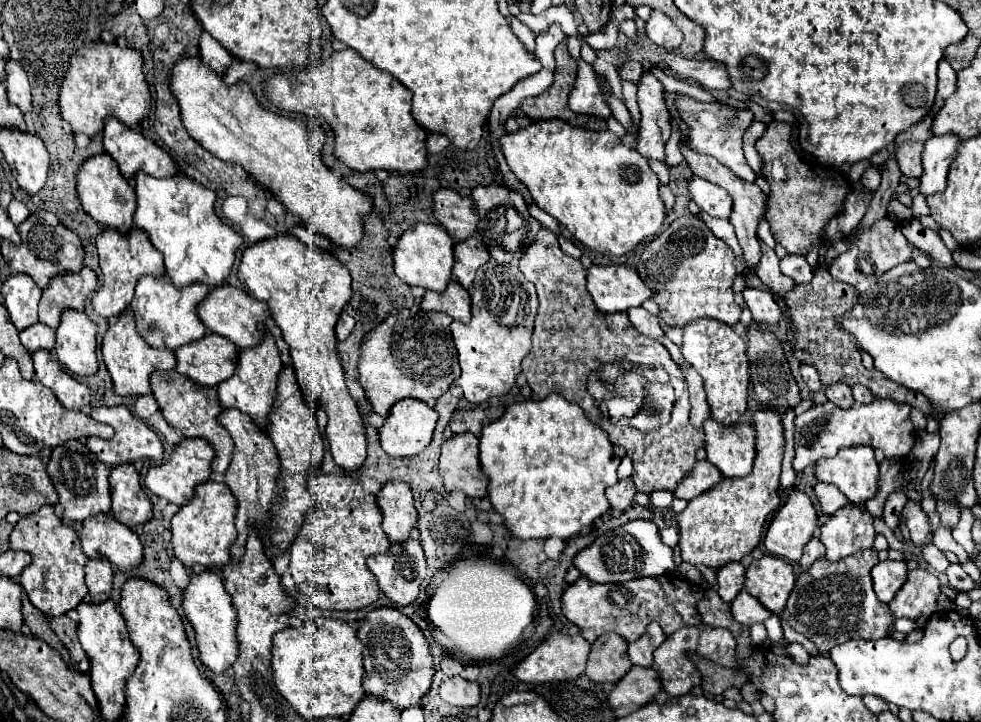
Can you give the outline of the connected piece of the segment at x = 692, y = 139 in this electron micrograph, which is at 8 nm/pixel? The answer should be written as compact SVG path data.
M687 95L677 97L677 109L679 109L681 119L689 127L687 129L687 145L691 149L695 149L699 153L705 153L705 155L713 155L719 163L729 167L737 177L741 177L745 181L755 181L757 179L757 175L747 165L747 161L743 157L743 149L741 149L741 137L753 121L753 113L749 109L735 111L735 109L725 107L721 103L701 103L701 101L691 99Z

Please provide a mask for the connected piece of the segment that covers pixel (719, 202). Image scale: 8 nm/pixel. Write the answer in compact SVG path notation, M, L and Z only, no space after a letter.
M691 177L687 181L689 187L689 197L711 217L721 217L729 219L731 215L731 197L727 195L725 189L719 185L705 181L701 177Z

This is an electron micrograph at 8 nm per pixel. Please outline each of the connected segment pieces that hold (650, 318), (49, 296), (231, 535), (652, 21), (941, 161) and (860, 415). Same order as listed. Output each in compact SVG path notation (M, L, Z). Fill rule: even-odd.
M635 307L635 309L627 311L627 313L629 313L629 319L631 319L633 327L639 333L643 333L643 335L647 335L651 339L659 339L663 335L663 329L659 325L659 317L647 313L643 307Z
M83 267L81 273L67 273L67 275L53 279L51 285L47 289L43 289L43 297L41 297L41 303L39 303L39 323L47 325L51 329L57 329L61 313L67 311L67 309L83 311L85 301L93 291L97 291L97 275L89 267Z
M205 481L195 487L195 497L179 509L179 513L171 519L171 531L173 531L173 547L175 557L191 567L195 563L211 569L213 565L227 565L229 563L229 547L233 545L237 537L235 529L235 511L237 503L233 493L227 493L225 483L221 481Z
M651 11L645 31L655 45L667 51L677 51L683 41L683 33L673 25L673 21L665 13L659 13L659 11Z
M941 135L941 137L931 137L925 147L923 147L923 175L919 183L919 193L929 197L935 193L945 191L945 181L947 181L947 169L957 153L959 139L955 135Z
M873 399L871 403L853 403L849 409L835 407L835 403L813 405L795 419L795 471L811 467L819 457L835 457L841 447L869 445L881 449L885 457L905 459L915 445L915 431L909 419L911 407L893 399Z

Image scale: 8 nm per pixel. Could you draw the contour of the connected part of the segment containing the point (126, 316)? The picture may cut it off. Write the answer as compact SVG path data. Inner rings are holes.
M125 311L123 315L117 317L115 323L109 325L109 329L103 335L103 361L113 377L113 387L115 393L119 395L149 395L151 385L149 385L149 375L153 371L171 371L175 369L175 355L171 351L163 351L157 347L151 347L135 329L135 317L131 311Z

